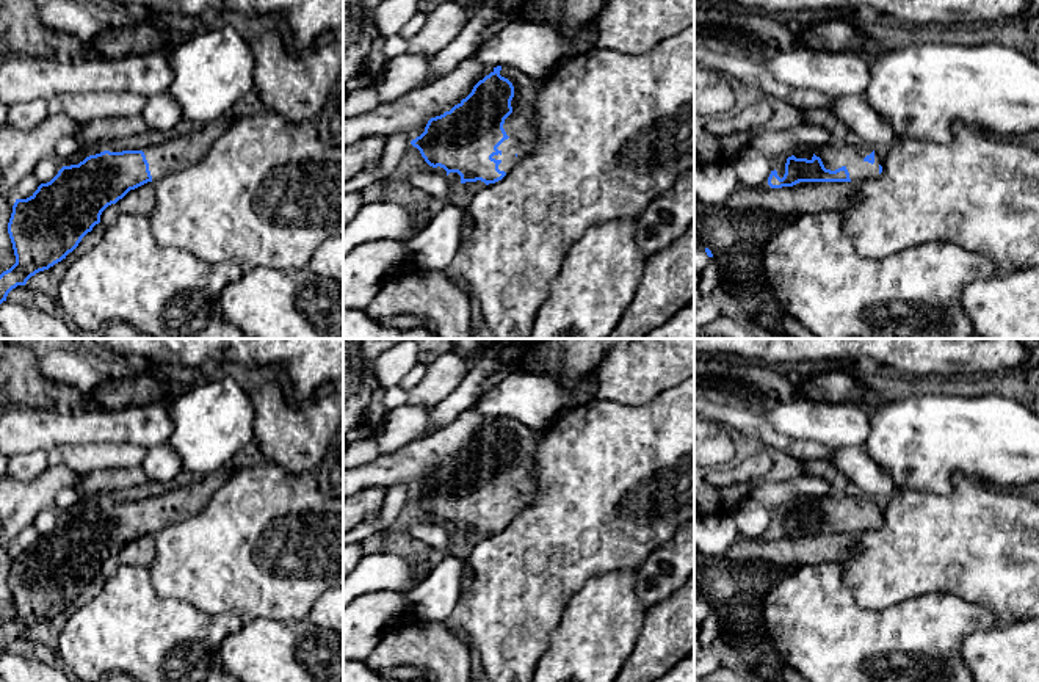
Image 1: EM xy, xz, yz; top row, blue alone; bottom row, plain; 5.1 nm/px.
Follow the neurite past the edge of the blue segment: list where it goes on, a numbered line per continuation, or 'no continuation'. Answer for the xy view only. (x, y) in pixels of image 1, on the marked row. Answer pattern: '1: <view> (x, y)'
1: xy (182, 151)

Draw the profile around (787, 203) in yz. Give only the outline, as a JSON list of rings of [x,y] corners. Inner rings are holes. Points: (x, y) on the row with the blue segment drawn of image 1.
[[[809,182],[773,190],[741,187],[726,199],[722,212],[726,215],[760,212],[782,224],[804,213],[845,212],[854,205],[856,190],[851,182]]]

